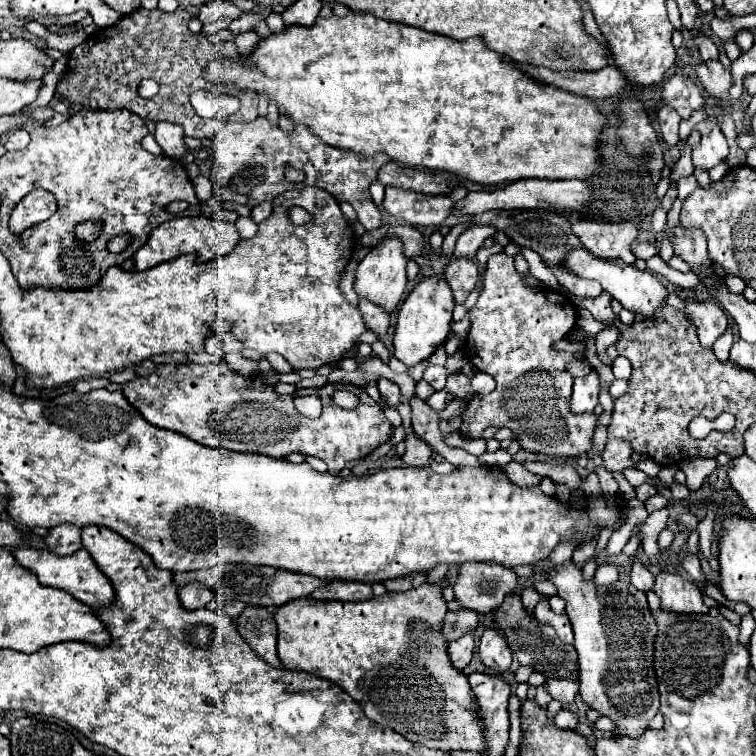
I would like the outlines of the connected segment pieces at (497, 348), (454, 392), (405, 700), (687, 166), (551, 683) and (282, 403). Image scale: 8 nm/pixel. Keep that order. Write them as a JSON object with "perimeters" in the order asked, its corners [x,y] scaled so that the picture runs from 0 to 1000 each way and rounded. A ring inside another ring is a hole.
{"perimeters":[[[[669,335],[648,337],[640,361],[640,385],[632,393],[630,406],[619,414],[624,433],[616,451],[616,470],[632,491],[640,491],[656,501],[656,515],[648,522],[632,522],[619,530],[608,570],[619,578],[638,578],[643,565],[672,565],[693,597],[728,602],[733,607],[767,604],[783,594],[783,578],[788,570],[788,549],[759,546],[754,541],[759,499],[749,493],[746,483],[757,478],[757,467],[733,464],[730,454],[749,446],[762,430],[762,406],[751,398],[749,388],[714,384],[693,377],[690,364],[680,356],[680,343]]],[[[603,496],[603,499],[595,499],[593,507],[590,507],[590,520],[595,520],[598,525],[606,525],[606,528],[622,528],[624,525],[624,512],[616,512],[622,504],[619,499],[614,496]]],[[[569,771],[542,782],[508,784],[479,798],[415,795],[410,790],[386,792],[362,813],[368,829],[368,869],[376,885],[415,890],[450,906],[479,935],[487,951],[521,964],[545,983],[582,993],[640,993],[635,959],[627,954],[619,901],[611,888],[598,882],[590,866],[590,851],[582,845],[590,808],[585,779]]],[[[898,187],[896,193],[899,194],[899,210],[893,217],[886,237],[890,241],[897,239],[902,234],[910,234],[917,230],[919,221],[915,216],[915,197],[906,187]]],[[[725,898],[722,914],[728,917],[730,925],[741,927],[743,933],[751,933],[759,927],[759,922],[765,917],[765,901],[759,901],[759,898]]],[[[299,475],[283,480],[217,480],[206,483],[198,496],[180,499],[161,509],[161,520],[169,533],[185,544],[185,549],[214,567],[235,570],[254,583],[275,591],[291,591],[317,599],[344,599],[354,604],[378,604],[381,599],[399,599],[426,607],[439,628],[447,628],[460,612],[474,610],[497,591],[516,583],[521,567],[511,554],[508,544],[495,528],[484,522],[479,512],[463,507],[434,507],[426,515],[394,515],[394,522],[421,522],[426,530],[426,549],[421,554],[407,554],[397,549],[389,538],[389,522],[368,522],[360,507],[352,507],[344,496],[323,499],[302,485]],[[442,517],[466,517],[474,525],[468,541],[452,541],[439,530]],[[365,554],[386,557],[394,567],[378,570],[370,562],[365,567]]]]}

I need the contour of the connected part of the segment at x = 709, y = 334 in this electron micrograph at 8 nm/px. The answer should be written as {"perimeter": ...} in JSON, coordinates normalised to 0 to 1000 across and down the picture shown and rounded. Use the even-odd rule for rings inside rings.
{"perimeter":[[[907,396],[907,411],[921,433],[929,459],[942,459],[944,451],[960,438],[963,417],[944,398],[915,398]]]}

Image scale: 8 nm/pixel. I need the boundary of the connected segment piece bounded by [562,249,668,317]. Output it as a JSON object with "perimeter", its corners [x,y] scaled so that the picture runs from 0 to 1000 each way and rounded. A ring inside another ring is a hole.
{"perimeter":[[[757,329],[743,343],[743,353],[751,356],[754,361],[759,361],[762,366],[788,369],[799,380],[799,385],[804,385],[812,396],[817,396],[823,401],[823,406],[828,406],[839,414],[852,414],[854,419],[860,419],[870,406],[878,403],[878,396],[884,388],[878,382],[878,377],[857,358],[847,358],[839,351],[825,351],[823,343],[794,343],[775,329]]]}

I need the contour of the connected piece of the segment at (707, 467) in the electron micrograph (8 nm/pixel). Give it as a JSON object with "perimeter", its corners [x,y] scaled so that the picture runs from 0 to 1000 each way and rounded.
{"perimeter":[[[910,607],[902,612],[902,623],[907,626],[910,634],[910,647],[923,649],[937,628],[947,620],[947,607]]]}

